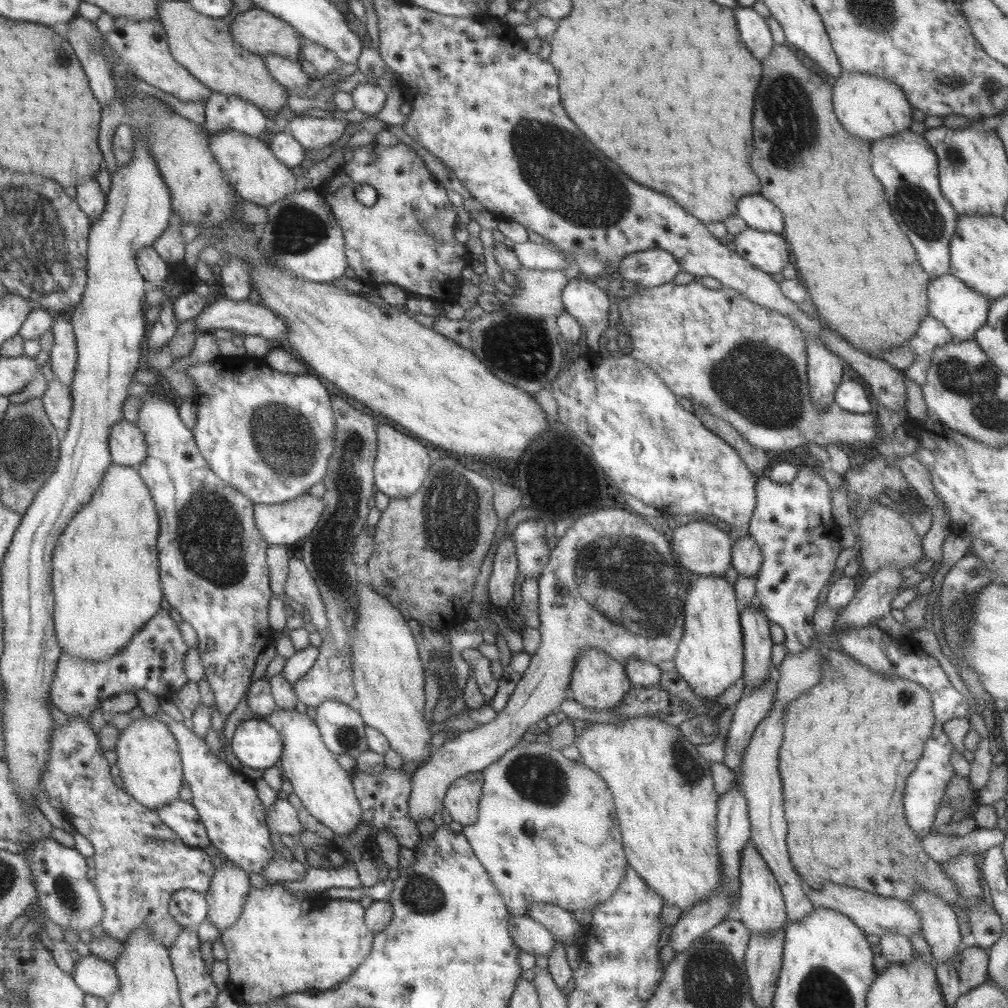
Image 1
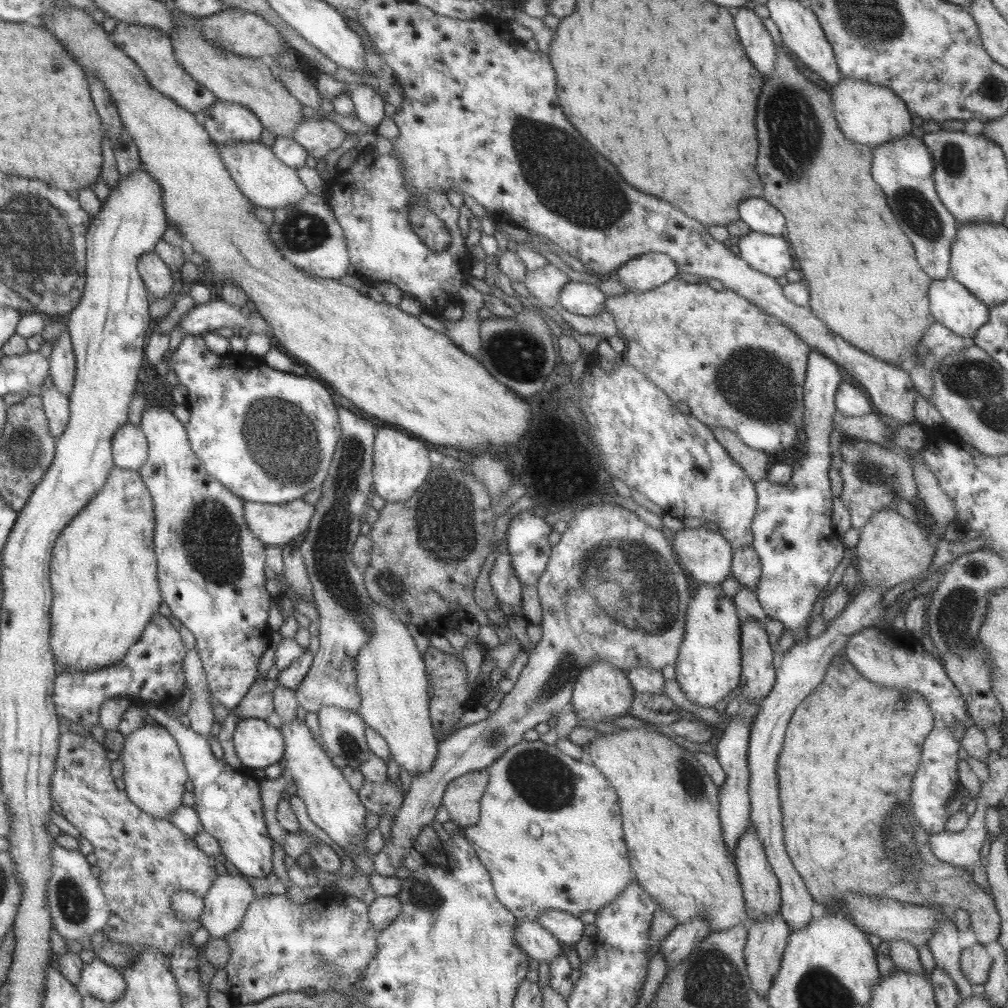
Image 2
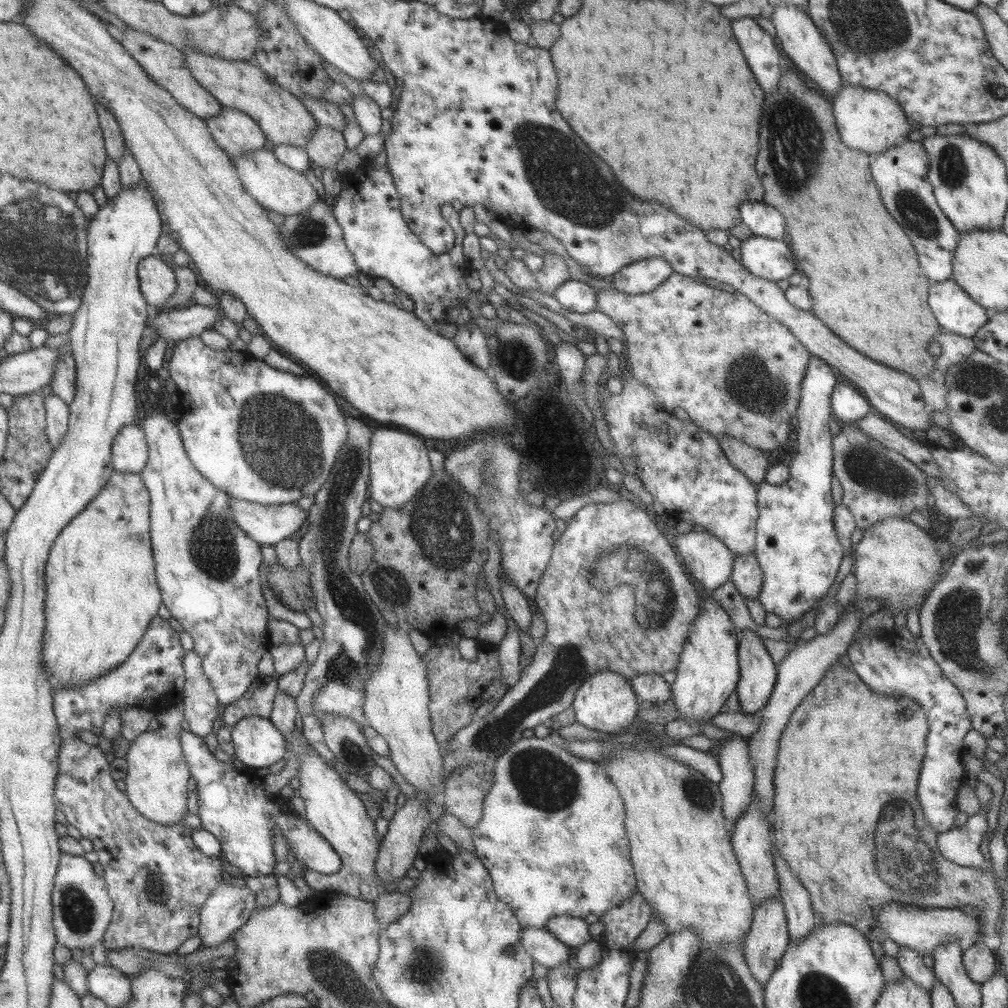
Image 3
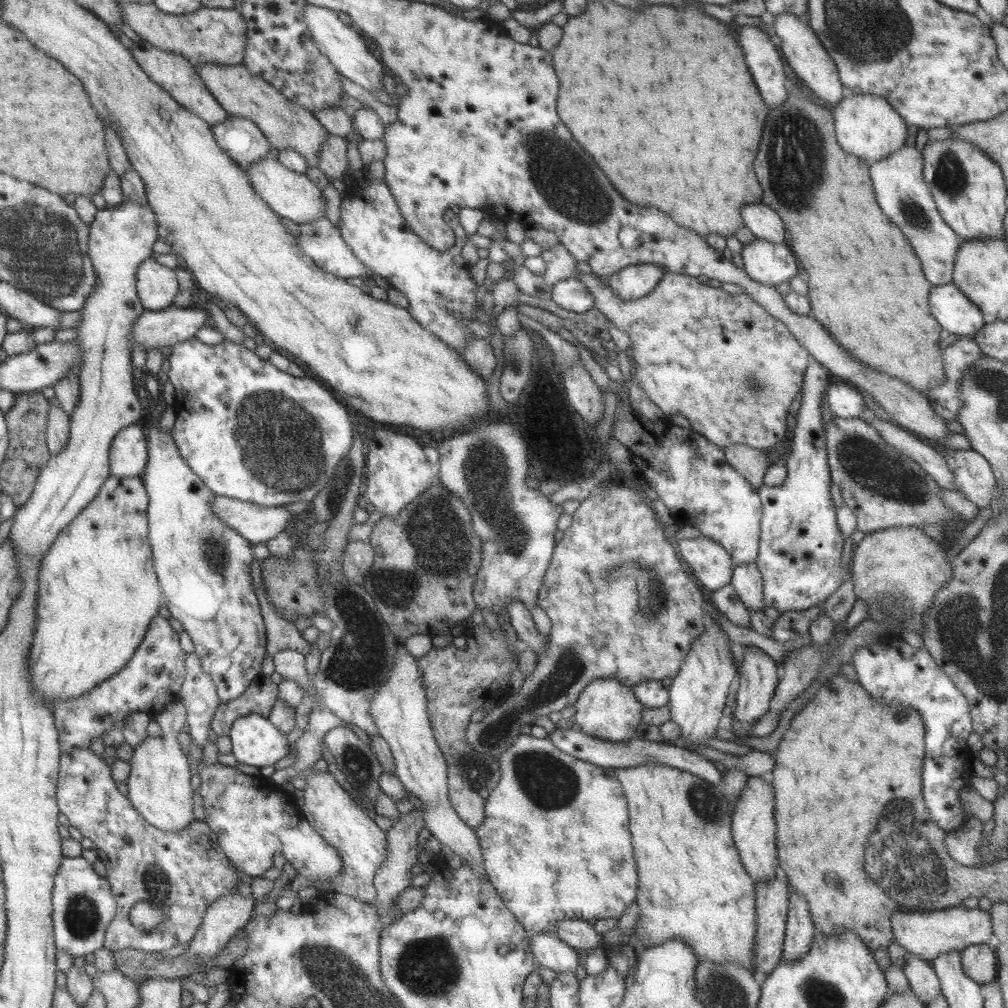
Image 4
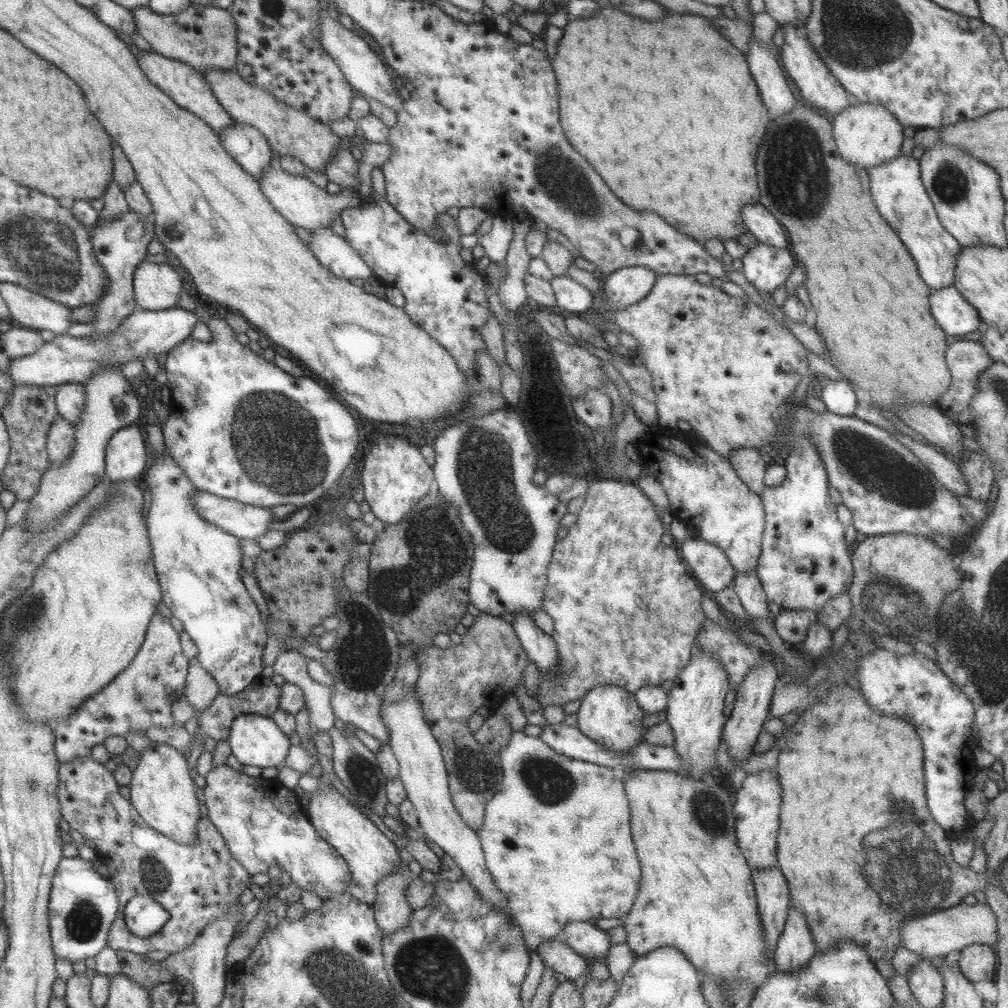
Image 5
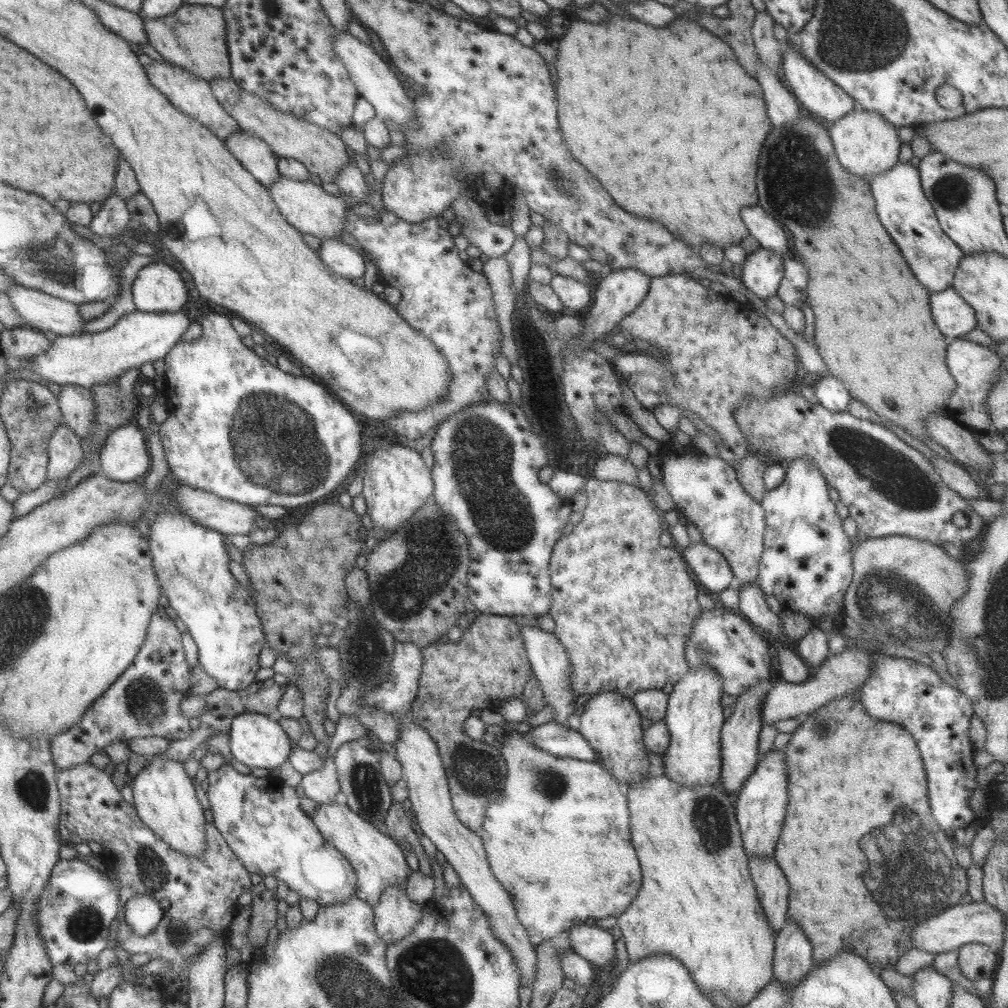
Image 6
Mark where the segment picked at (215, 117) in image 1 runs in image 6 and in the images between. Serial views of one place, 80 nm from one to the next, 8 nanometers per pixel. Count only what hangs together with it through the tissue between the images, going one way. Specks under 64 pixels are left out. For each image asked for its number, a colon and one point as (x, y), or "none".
2: (225, 122)
3: (234, 132)
4: (239, 138)
5: (246, 145)
6: (253, 154)

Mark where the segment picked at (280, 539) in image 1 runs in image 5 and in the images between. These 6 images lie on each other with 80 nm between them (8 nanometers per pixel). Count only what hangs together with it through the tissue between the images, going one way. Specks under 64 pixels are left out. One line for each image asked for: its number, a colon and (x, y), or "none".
2: (273, 524)
3: (266, 524)
4: (255, 523)
5: (241, 520)

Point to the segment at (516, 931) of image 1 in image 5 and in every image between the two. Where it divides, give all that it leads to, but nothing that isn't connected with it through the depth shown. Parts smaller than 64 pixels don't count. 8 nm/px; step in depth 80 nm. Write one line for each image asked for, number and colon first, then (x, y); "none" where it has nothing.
2: (533, 939)
3: (545, 949)
4: (549, 952)
5: (554, 953)

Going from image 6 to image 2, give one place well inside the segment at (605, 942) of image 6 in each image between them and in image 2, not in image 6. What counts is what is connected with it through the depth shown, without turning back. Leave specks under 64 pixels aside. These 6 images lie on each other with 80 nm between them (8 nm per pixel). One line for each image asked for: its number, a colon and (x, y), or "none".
2: (567, 929)
3: (571, 931)
4: (578, 934)
5: (586, 940)

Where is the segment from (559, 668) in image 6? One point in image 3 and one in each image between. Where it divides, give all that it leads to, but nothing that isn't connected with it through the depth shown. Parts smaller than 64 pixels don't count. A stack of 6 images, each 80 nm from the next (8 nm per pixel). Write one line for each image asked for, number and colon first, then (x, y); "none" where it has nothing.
3: (517, 606)
4: (521, 620)
5: (540, 648)

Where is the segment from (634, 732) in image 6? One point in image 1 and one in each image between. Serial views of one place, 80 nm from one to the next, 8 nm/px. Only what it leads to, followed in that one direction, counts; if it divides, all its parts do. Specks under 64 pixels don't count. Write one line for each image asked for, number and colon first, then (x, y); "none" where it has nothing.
1: (598, 682)
2: (601, 693)
3: (605, 702)
4: (606, 710)
5: (608, 715)

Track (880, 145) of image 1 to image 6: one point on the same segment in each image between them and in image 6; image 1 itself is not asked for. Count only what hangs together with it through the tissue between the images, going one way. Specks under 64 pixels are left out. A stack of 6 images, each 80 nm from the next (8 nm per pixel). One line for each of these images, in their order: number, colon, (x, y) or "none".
2: (903, 167)
3: (900, 172)
4: (903, 196)
5: (896, 187)
6: (907, 216)

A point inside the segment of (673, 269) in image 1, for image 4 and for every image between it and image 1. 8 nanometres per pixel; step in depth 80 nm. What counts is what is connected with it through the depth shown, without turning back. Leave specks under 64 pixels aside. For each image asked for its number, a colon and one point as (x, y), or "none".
2: (644, 272)
3: (640, 277)
4: (634, 281)

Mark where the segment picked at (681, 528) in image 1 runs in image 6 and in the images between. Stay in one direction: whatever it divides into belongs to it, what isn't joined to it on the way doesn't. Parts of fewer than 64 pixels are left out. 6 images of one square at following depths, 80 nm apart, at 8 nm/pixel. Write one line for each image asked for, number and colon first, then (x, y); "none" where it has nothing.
2: (706, 557)
3: (706, 558)
4: (709, 562)
5: (708, 564)
6: (710, 568)

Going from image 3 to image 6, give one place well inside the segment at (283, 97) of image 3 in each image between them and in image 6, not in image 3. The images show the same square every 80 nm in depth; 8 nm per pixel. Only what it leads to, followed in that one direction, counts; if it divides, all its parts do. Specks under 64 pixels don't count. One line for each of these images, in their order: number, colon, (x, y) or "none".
4: (285, 125)
5: (290, 132)
6: (323, 153)

